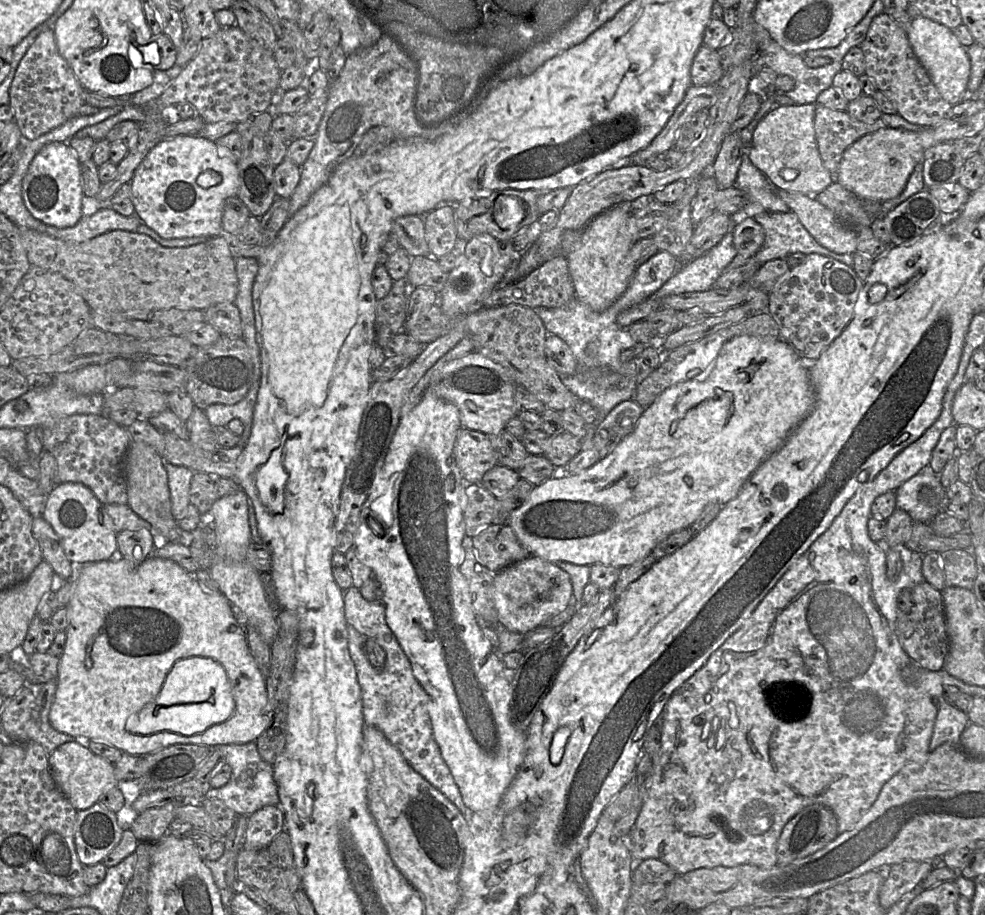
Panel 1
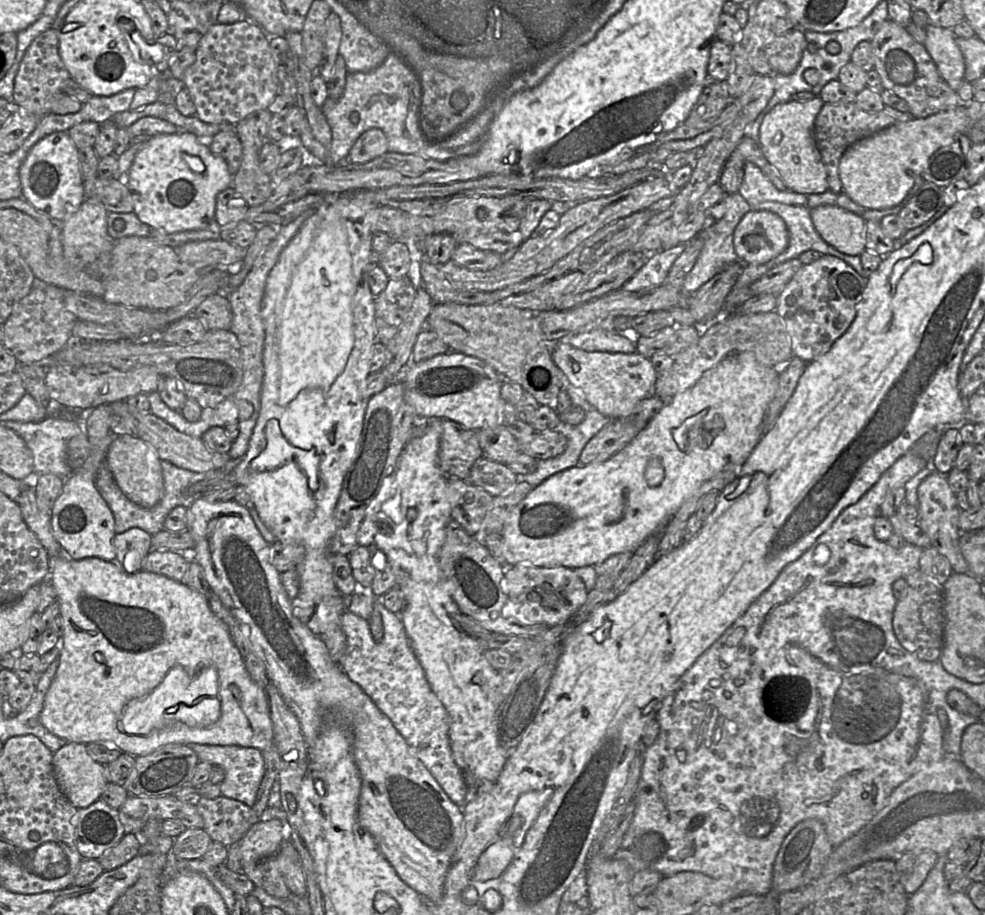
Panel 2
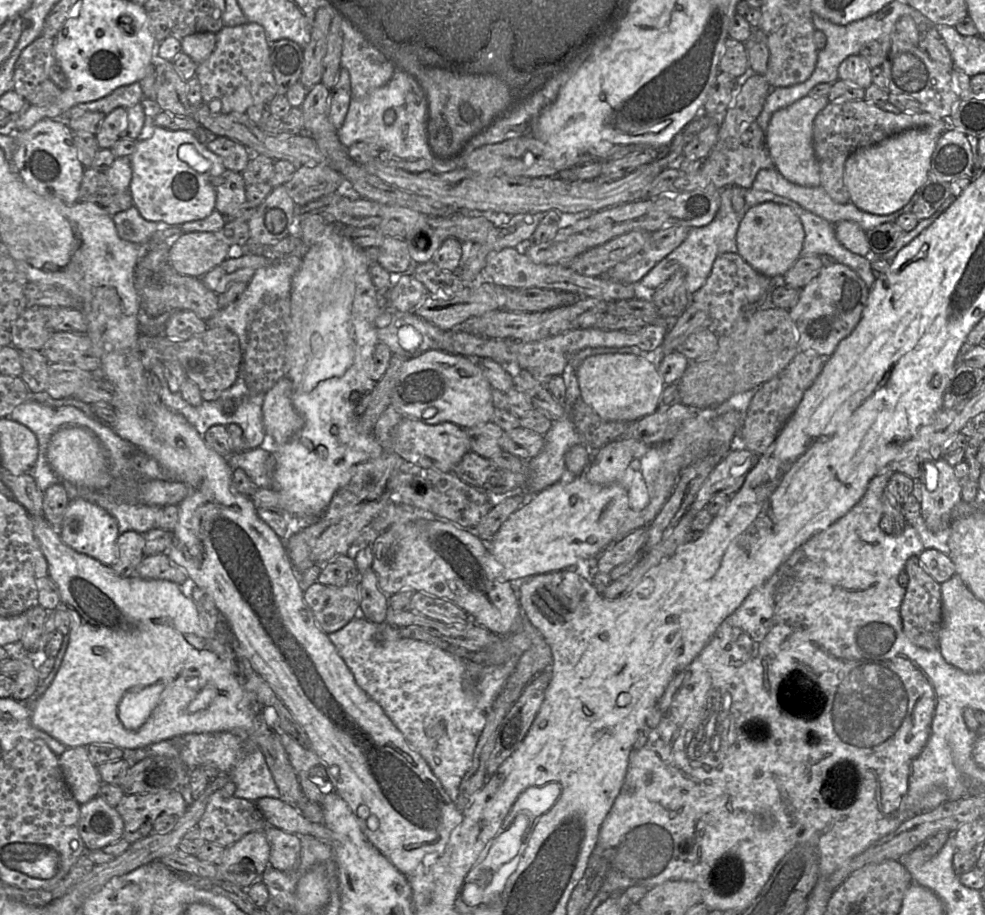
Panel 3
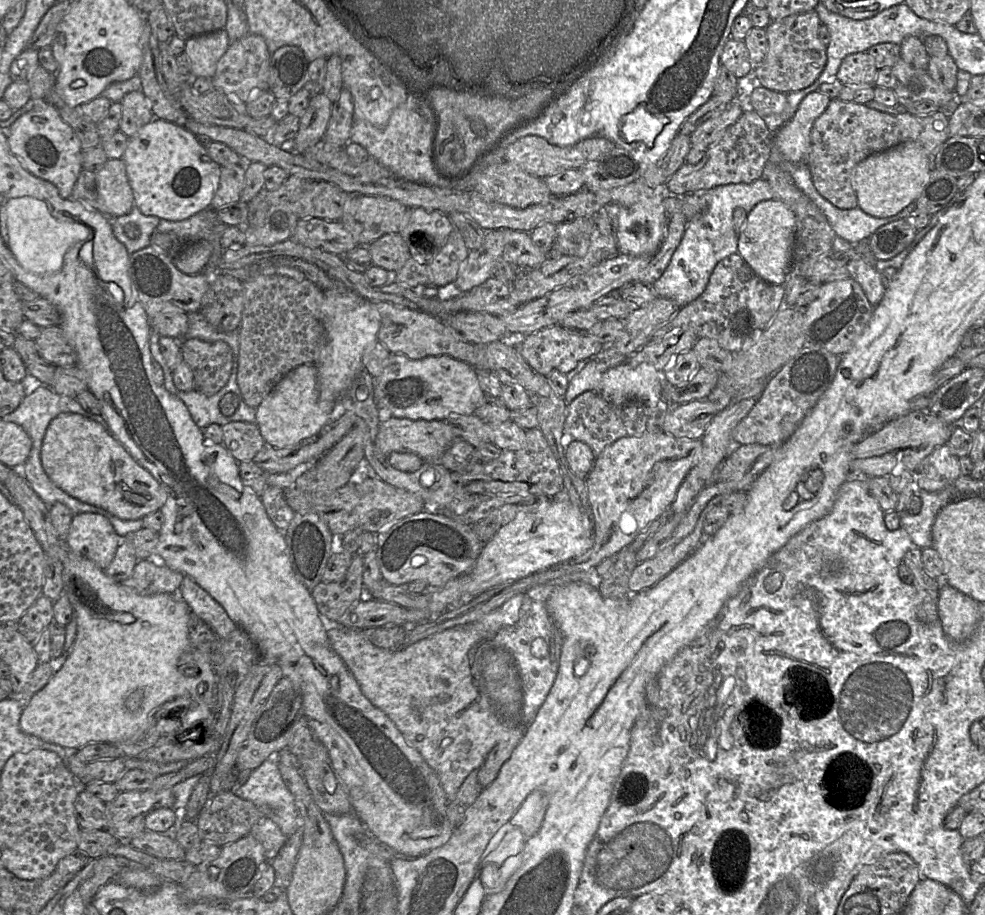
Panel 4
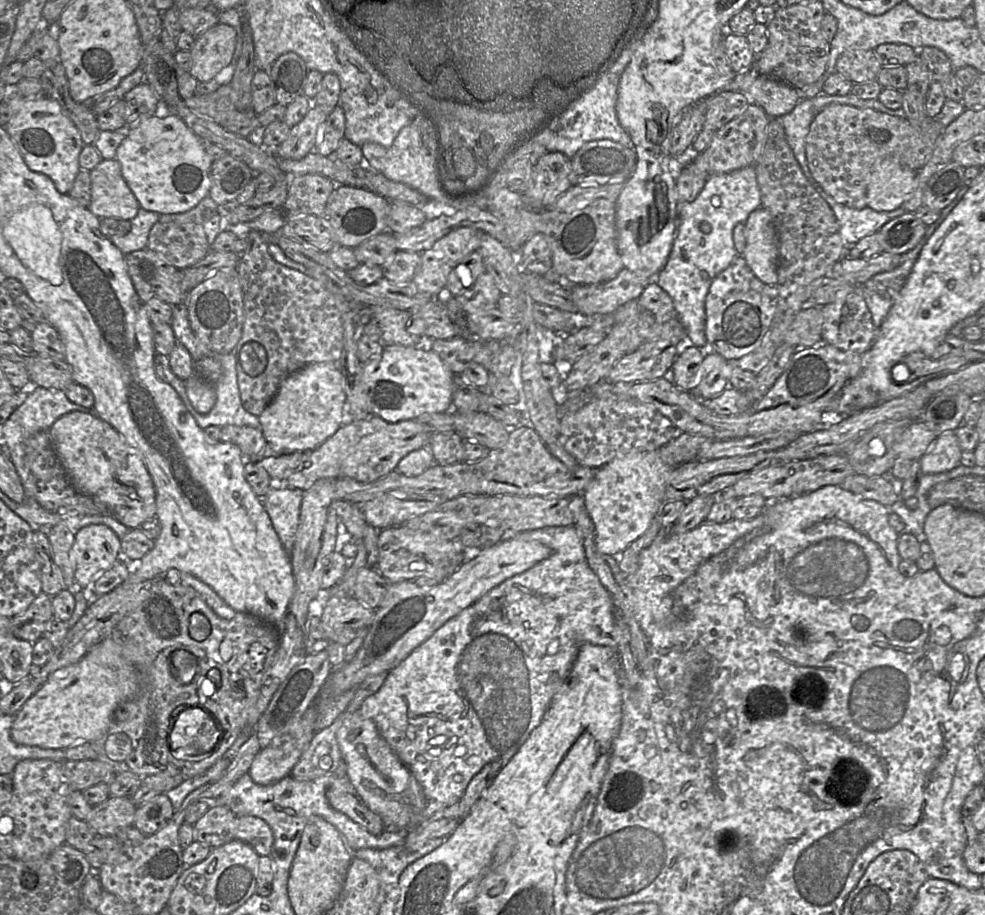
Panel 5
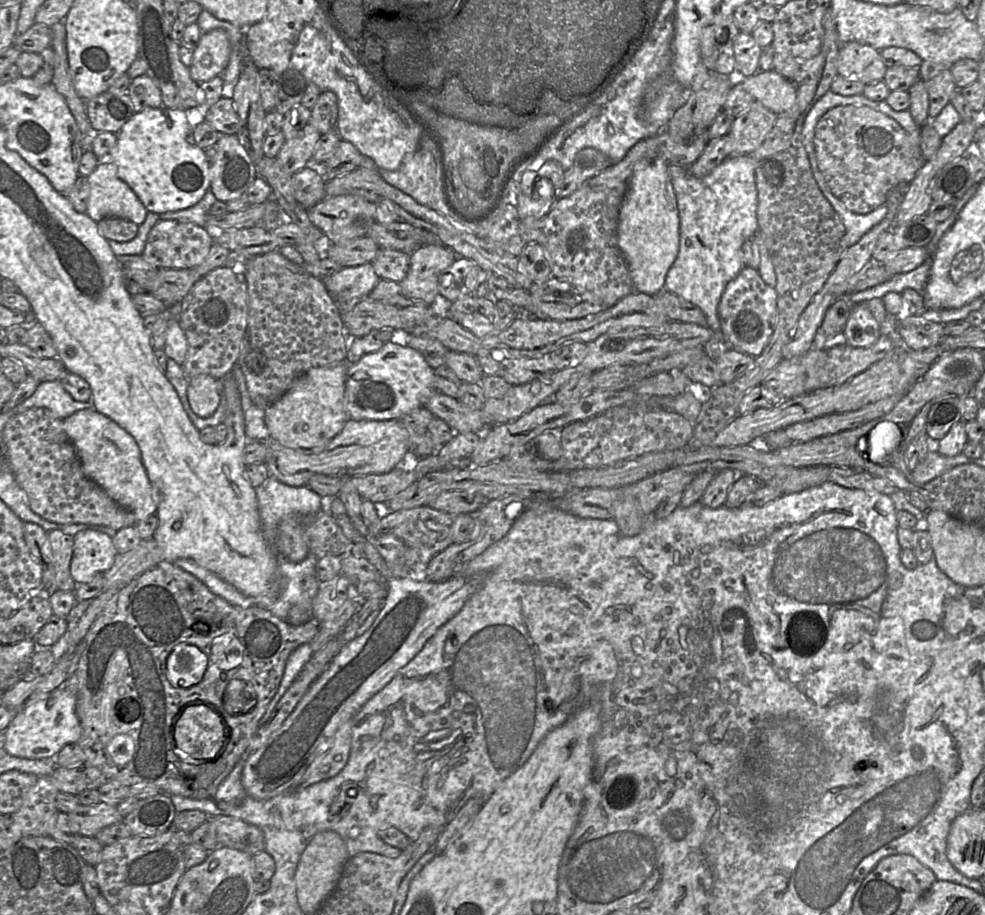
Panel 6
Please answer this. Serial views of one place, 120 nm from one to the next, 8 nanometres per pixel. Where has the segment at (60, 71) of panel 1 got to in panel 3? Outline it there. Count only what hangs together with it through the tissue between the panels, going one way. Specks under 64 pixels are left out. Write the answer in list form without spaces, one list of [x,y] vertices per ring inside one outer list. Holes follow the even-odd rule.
[[[40,35],[22,50],[15,63],[14,90],[27,100],[29,95],[41,82],[50,78],[50,70],[56,63],[54,38]]]

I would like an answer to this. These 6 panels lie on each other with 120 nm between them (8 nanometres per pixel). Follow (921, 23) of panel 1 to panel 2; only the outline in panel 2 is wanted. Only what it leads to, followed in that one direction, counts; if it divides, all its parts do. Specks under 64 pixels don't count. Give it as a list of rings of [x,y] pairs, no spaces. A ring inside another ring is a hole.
[[[929,24],[926,28],[924,47],[935,62],[942,78],[958,91],[965,74],[965,60],[956,43],[952,29]]]

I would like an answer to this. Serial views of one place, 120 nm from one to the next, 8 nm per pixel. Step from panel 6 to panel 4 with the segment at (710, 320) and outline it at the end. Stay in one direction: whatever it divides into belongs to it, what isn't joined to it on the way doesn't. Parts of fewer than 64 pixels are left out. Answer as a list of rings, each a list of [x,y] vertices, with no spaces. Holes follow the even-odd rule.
[[[762,177],[748,184],[720,185],[708,192],[707,210],[687,223],[667,268],[651,285],[658,296],[674,301],[680,308],[694,301],[704,292],[711,273],[719,261],[737,253],[738,235],[733,225],[734,210],[740,207],[749,213],[757,203],[775,198],[771,187]]]

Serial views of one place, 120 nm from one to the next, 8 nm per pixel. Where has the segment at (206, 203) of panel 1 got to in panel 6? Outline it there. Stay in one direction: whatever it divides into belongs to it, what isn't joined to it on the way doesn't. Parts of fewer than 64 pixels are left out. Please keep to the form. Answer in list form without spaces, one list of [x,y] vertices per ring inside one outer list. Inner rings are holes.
[[[145,107],[134,113],[117,133],[116,145],[110,154],[117,166],[119,178],[129,185],[148,212],[160,215],[189,208],[198,203],[210,189],[210,164],[205,150],[194,142],[193,128],[186,110]]]

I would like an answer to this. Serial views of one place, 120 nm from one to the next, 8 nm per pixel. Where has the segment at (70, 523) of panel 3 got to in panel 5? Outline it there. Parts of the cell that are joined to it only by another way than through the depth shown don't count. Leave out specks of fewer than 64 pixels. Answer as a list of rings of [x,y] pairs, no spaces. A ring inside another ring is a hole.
[[[90,524],[75,533],[71,548],[71,561],[75,575],[75,585],[88,587],[99,575],[112,567],[121,558],[120,538],[104,524]]]

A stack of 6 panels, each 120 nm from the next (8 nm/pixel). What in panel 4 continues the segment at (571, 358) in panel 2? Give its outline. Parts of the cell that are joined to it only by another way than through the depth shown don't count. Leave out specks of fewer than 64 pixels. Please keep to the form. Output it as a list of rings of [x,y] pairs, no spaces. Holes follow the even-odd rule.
[[[623,362],[603,373],[599,392],[615,406],[640,400],[651,408],[660,408],[664,405],[663,380],[662,372],[651,364],[632,366]]]

